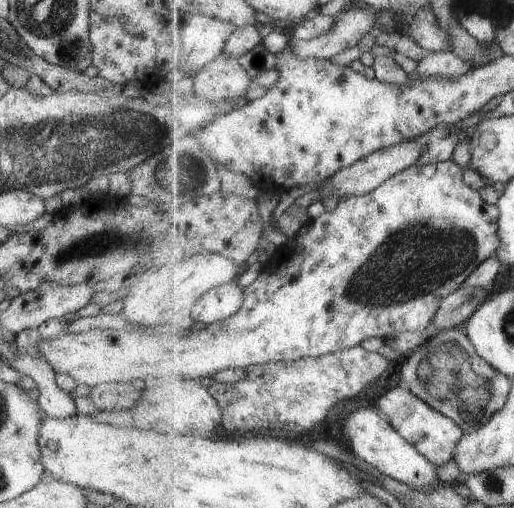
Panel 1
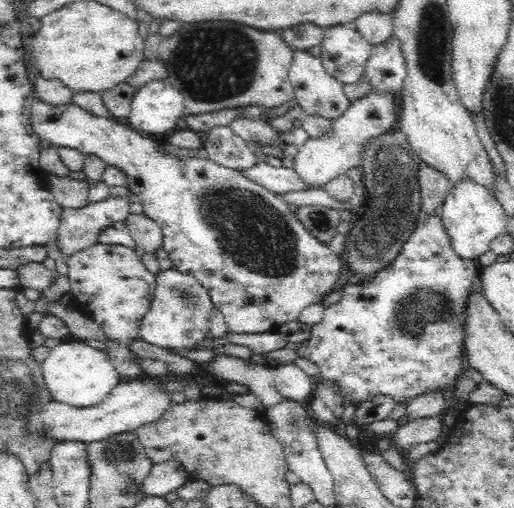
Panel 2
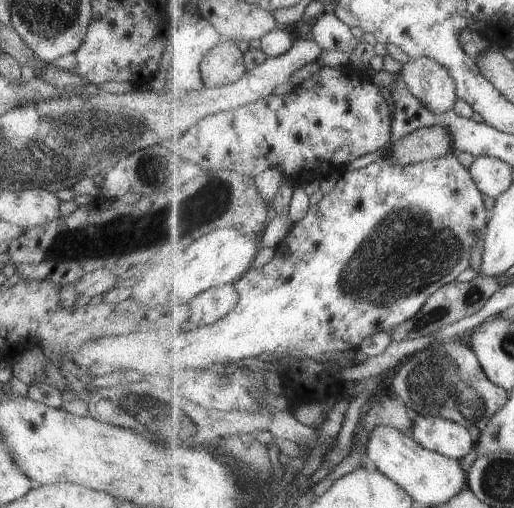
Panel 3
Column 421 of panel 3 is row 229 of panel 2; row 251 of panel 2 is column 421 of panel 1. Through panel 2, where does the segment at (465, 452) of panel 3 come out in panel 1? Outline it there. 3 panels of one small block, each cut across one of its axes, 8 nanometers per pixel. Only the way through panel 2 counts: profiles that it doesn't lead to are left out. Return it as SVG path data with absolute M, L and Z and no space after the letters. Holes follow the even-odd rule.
M400 383L379 398L377 404L382 415L400 432L401 436L437 466L443 466L456 457L457 446L465 436L463 428L459 423L440 414L416 395L413 395L409 388Z

